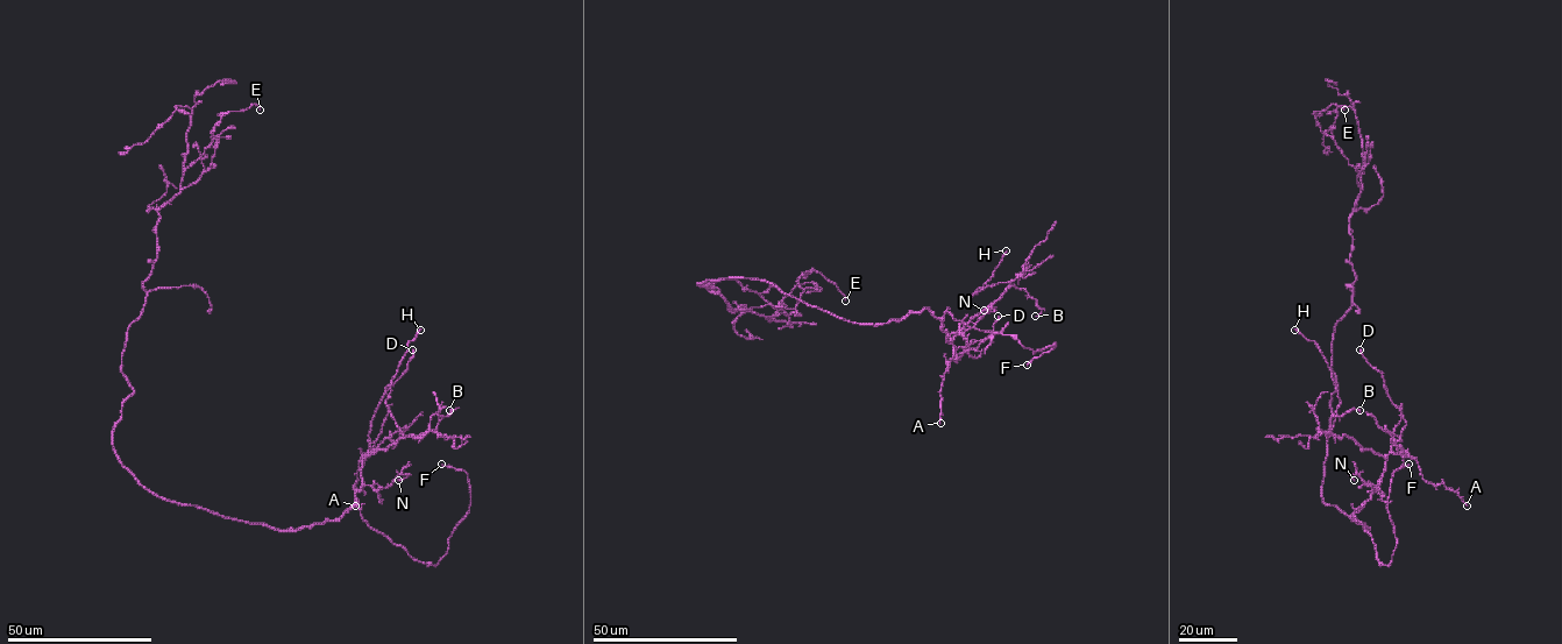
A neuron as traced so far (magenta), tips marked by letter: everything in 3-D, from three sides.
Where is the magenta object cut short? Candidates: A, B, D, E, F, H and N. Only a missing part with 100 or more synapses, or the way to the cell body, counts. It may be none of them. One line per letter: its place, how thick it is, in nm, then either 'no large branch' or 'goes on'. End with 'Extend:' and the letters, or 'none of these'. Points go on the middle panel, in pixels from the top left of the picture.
A: place (941, 423); calibre 110 nm; no large branch
B: place (1035, 316); calibre 60 nm; no large branch
D: place (998, 316); calibre 220 nm; no large branch
E: place (845, 301); calibre 100 nm; no large branch
F: place (1027, 365); calibre 150 nm; goes on
H: place (1006, 250); calibre 140 nm; no large branch
N: place (984, 310); calibre 110 nm; no large branch
Extend: F

